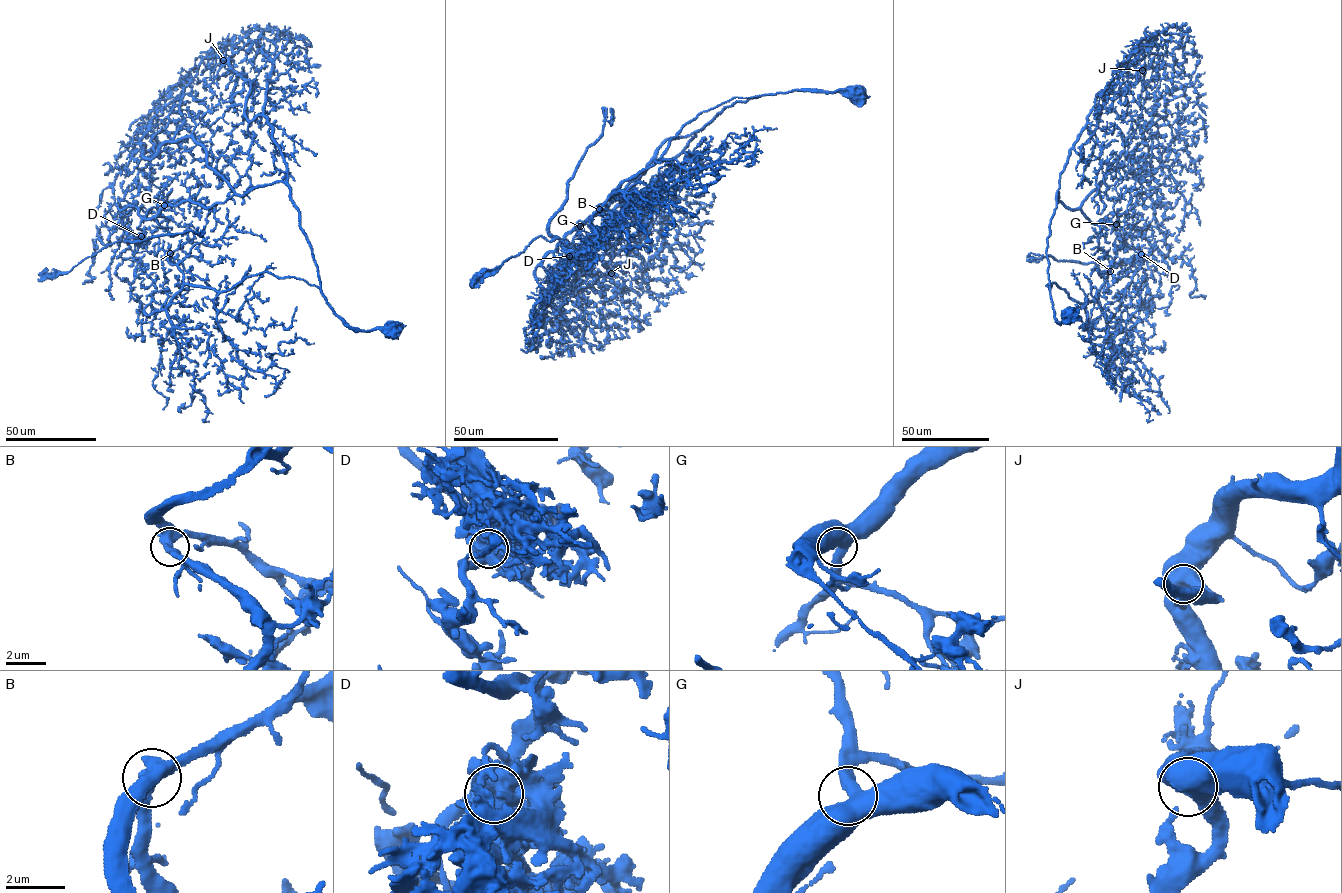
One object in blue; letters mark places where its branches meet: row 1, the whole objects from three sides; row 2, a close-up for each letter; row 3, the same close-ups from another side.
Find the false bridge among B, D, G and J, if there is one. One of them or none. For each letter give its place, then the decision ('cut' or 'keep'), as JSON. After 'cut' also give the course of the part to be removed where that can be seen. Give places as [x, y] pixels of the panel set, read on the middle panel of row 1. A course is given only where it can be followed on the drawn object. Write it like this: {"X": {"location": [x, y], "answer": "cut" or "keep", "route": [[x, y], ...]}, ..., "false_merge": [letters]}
{"B": {"location": [599, 209], "answer": "keep"}, "D": {"location": [569, 256], "answer": "cut", "route": [[569, 256], [549, 231], [550, 219], [585, 150], [604, 122], [612, 123], [610, 109]]}, "G": {"location": [580, 226], "answer": "keep"}, "J": {"location": [611, 273], "answer": "keep"}, "false_merge": ["D"]}

